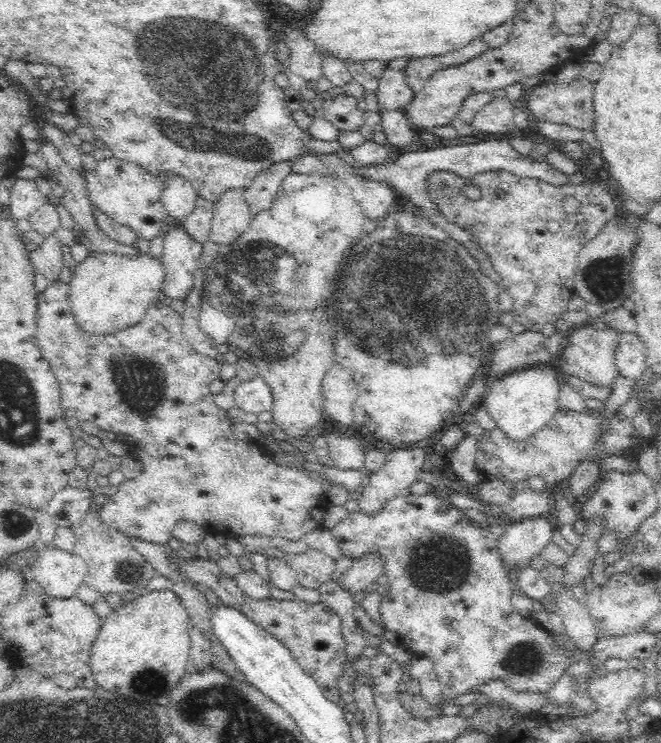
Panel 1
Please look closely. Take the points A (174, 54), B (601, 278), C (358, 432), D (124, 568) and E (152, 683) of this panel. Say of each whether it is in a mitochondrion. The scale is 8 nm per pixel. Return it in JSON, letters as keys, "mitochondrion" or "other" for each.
{"A":"mitochondrion","B":"mitochondrion","C":"other","D":"mitochondrion","E":"mitochondrion"}

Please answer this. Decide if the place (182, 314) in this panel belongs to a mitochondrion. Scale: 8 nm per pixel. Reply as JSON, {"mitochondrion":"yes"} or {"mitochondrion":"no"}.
{"mitochondrion":"no"}

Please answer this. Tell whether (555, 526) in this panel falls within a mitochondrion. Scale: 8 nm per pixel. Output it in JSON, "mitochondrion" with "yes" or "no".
{"mitochondrion":"no"}

